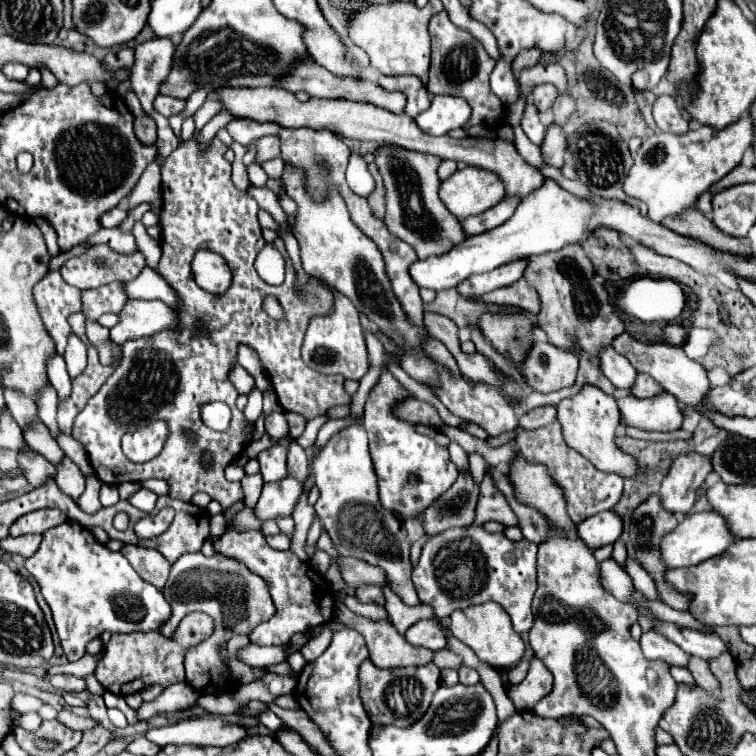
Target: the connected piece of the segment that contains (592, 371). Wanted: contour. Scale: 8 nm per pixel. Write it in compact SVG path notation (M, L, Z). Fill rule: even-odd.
M566 245L556 253L532 255L528 259L524 279L528 281L528 285L532 285L532 289L536 289L542 305L538 313L538 327L546 331L552 345L576 353L580 359L580 369L572 387L564 387L550 394L532 392L522 401L509 401L513 408L527 413L536 407L558 404L560 397L572 397L580 391L584 383L596 385L608 395L616 393L616 387L600 373L600 349L604 349L604 345L610 345L614 337L624 333L624 323L614 307L608 303L608 293L604 285L596 283L592 277L594 267L580 245Z

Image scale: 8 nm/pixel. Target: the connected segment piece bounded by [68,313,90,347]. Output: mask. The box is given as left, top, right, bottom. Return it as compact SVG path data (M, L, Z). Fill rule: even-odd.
M74 313L74 315L70 315L68 317L68 323L70 323L70 327L72 327L72 331L84 341L86 347L90 345L90 342L86 337L84 337L84 325L86 325L86 319L84 319L84 315L82 313Z

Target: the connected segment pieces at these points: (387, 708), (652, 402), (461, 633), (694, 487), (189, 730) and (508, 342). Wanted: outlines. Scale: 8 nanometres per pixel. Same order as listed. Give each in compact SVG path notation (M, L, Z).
M370 659L360 665L360 699L372 723L380 725L412 725L418 721L432 697L440 687L440 669L434 663L424 667L398 667L398 669L380 669Z
M662 393L652 399L624 395L616 399L616 403L620 407L622 423L642 431L676 431L684 419L676 397L670 393Z
M484 603L484 605L472 605L468 609L456 609L450 615L450 631L456 639L466 643L480 661L490 663L496 669L506 669L514 663L518 663L524 655L524 641L518 633L514 633L510 625L508 613L496 603Z
M696 451L680 453L662 481L662 505L672 513L688 513L696 501L698 489L712 471L710 455L700 455Z
M196 717L184 719L170 727L148 729L146 739L154 741L156 745L200 745L200 747L226 747L238 743L246 737L246 729L238 723L224 721L222 717Z
M484 313L480 317L480 327L484 331L484 337L490 339L492 347L498 353L508 351L514 363L528 355L532 347L530 329L534 327L534 321L526 315L490 315Z

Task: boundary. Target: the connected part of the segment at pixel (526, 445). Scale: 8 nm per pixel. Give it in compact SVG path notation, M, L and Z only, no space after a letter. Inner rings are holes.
M558 421L544 425L540 429L534 429L534 431L520 429L514 443L516 443L516 447L520 447L522 455L528 457L528 461L544 463L548 467L548 473L552 475L552 479L564 489L564 495L568 501L568 515L576 525L600 511L612 509L618 503L618 499L622 495L622 485L624 485L622 477L618 473L600 473L588 459L584 459L574 449L570 449L564 443Z

